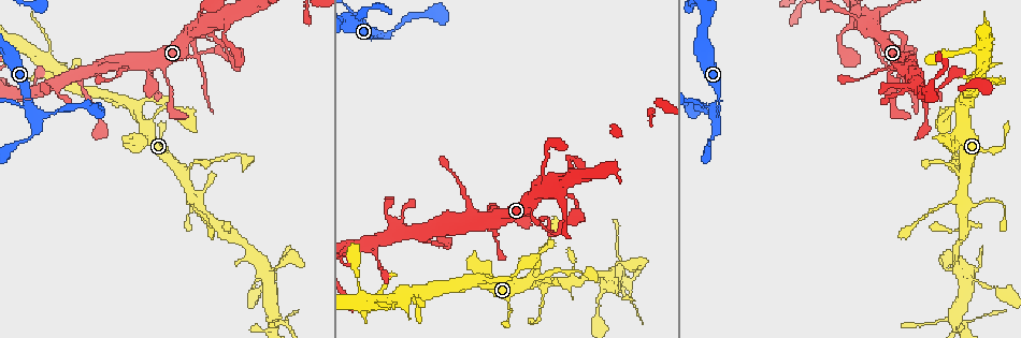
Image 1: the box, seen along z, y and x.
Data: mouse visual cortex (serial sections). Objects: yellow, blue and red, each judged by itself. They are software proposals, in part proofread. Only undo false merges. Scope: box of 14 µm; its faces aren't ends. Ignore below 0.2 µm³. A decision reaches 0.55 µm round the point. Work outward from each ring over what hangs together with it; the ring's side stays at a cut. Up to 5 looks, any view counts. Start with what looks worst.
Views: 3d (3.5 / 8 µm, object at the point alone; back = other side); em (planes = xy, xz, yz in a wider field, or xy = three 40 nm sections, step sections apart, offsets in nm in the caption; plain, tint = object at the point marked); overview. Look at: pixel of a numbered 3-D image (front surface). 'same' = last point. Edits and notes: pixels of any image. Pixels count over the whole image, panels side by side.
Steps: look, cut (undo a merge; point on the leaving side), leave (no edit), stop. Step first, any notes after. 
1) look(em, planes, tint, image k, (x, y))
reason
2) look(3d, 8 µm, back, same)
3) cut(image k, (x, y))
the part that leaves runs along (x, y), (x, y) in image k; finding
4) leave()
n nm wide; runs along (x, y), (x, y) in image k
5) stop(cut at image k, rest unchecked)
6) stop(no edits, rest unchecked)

look(3d, 3.5 µm, image 1, (29, 109))
arms part here

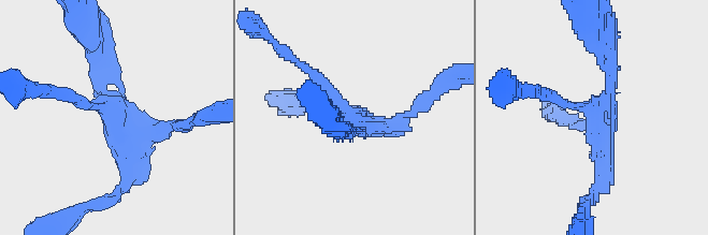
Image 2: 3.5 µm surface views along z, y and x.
look(em, xy, step 2, tint, image 2, (358, 118))

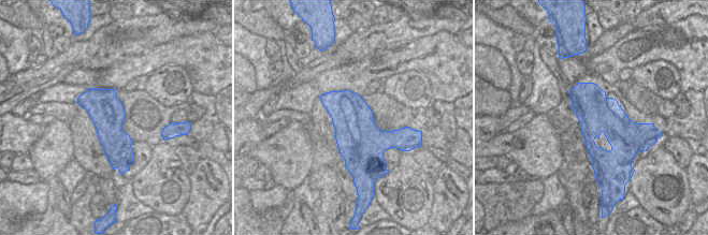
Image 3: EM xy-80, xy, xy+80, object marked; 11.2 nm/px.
leave()
runs along (101, 52), (98, 91), (120, 117), (176, 123) in image 2; all the same cell

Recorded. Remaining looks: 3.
look(3d, 3.5 µm, image 1, (541, 224))

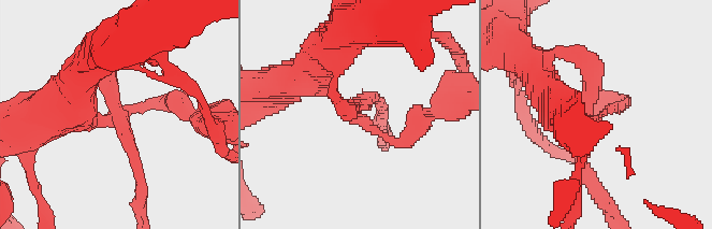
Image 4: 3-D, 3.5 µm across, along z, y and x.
leave()
all the same cell

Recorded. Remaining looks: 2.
stop(no edits, rest unchecked)

